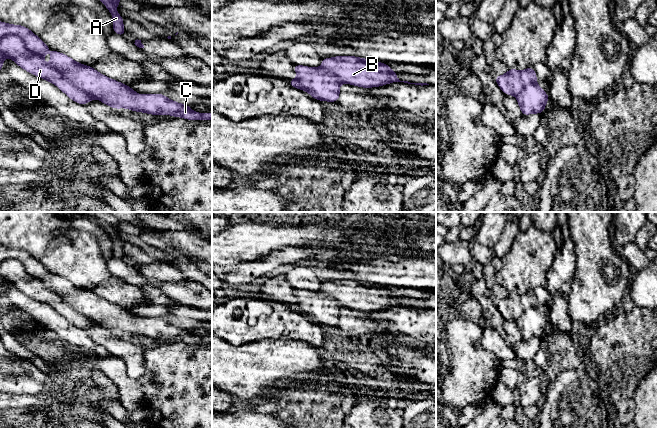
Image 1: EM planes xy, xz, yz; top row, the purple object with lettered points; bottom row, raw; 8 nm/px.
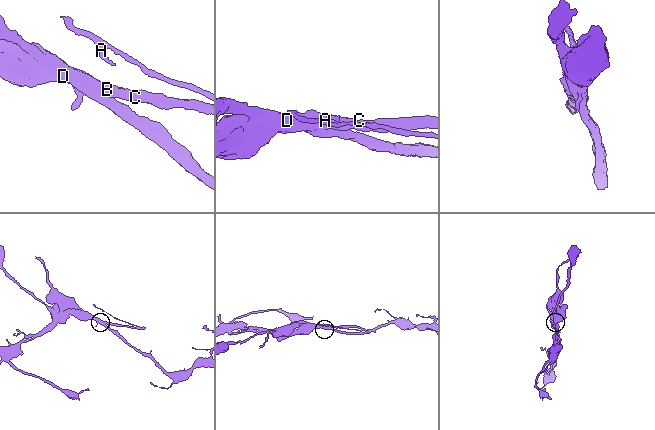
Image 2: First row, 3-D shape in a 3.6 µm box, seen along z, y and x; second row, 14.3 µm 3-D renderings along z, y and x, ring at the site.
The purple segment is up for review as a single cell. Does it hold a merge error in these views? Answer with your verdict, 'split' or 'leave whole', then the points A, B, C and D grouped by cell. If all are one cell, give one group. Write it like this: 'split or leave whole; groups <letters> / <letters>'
split; groups A B C / D

